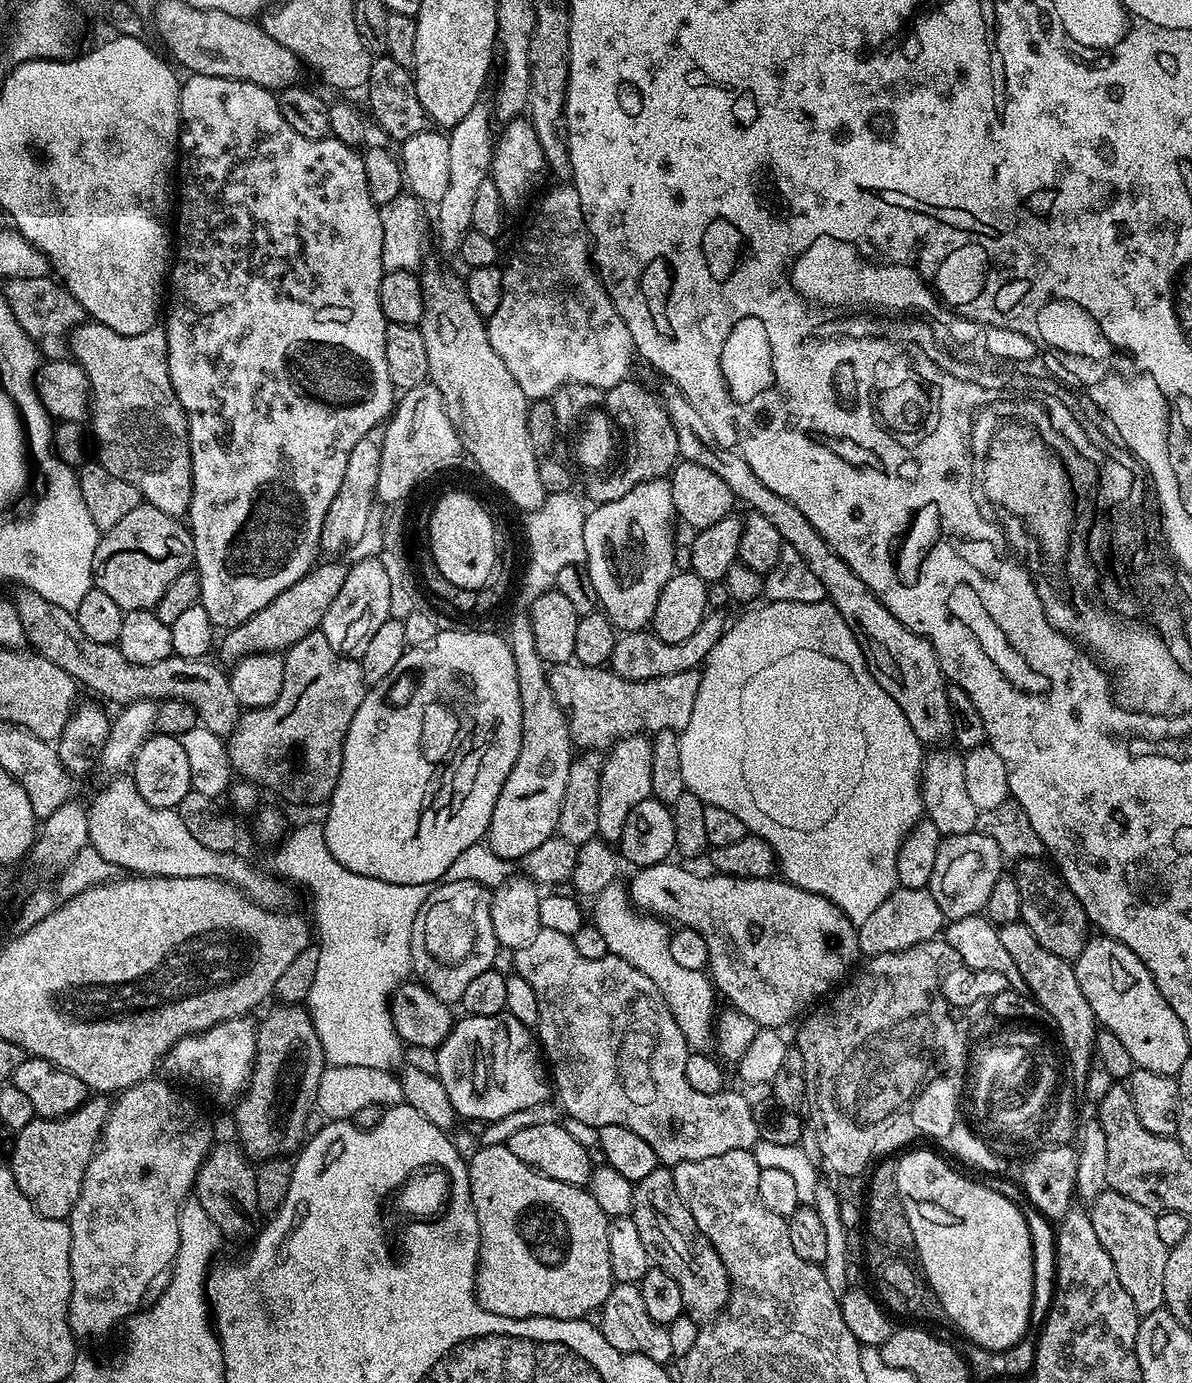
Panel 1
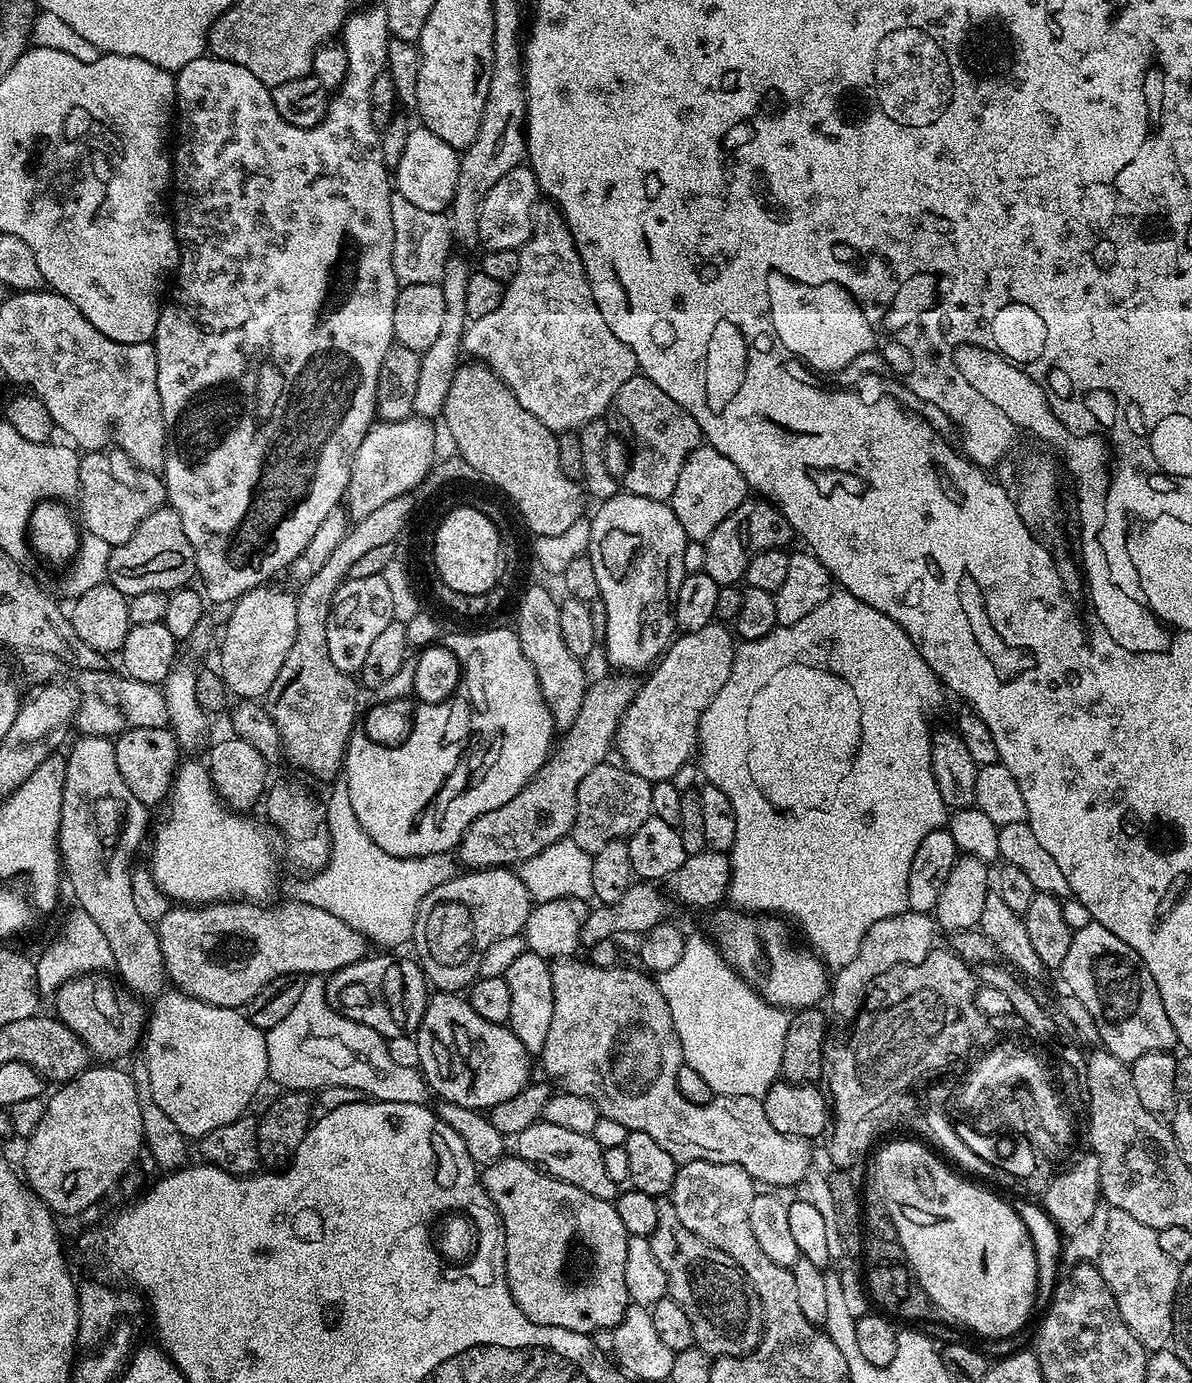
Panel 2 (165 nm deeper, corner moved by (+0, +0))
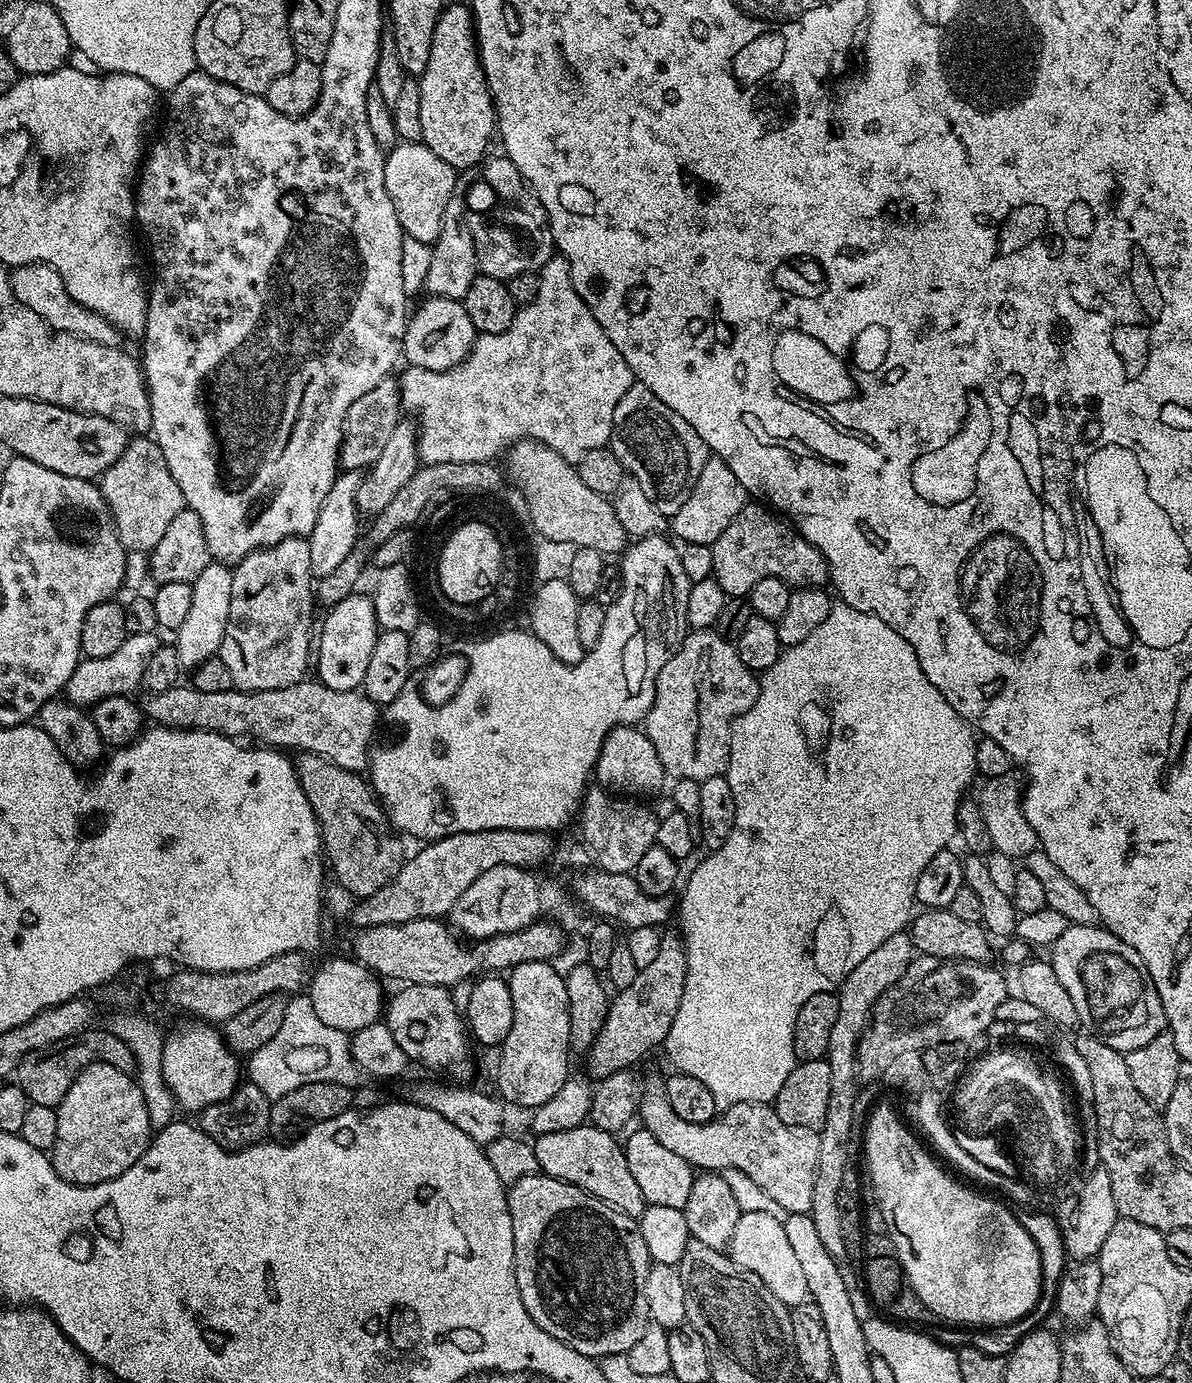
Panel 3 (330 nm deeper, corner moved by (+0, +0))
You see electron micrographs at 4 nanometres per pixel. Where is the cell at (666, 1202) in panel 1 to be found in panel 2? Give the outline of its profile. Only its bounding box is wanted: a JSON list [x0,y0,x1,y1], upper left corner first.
[650,1198,764,1358]

